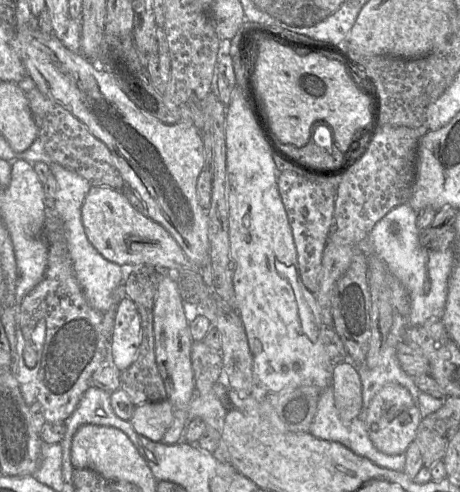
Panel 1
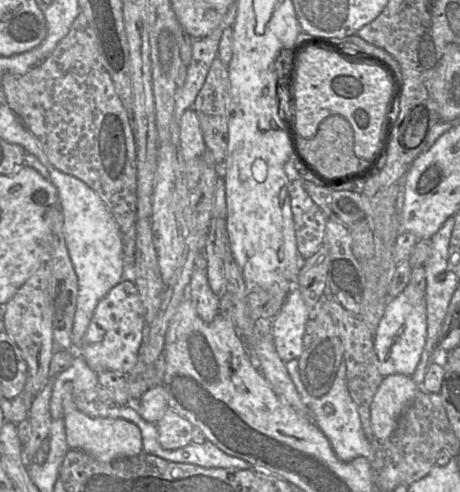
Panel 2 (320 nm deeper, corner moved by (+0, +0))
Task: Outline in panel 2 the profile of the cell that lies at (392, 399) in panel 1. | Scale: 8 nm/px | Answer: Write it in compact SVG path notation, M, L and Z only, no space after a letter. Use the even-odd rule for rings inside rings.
M392 374L381 381L370 405L370 420L375 441L385 441L397 427L407 404L419 392L411 376Z

